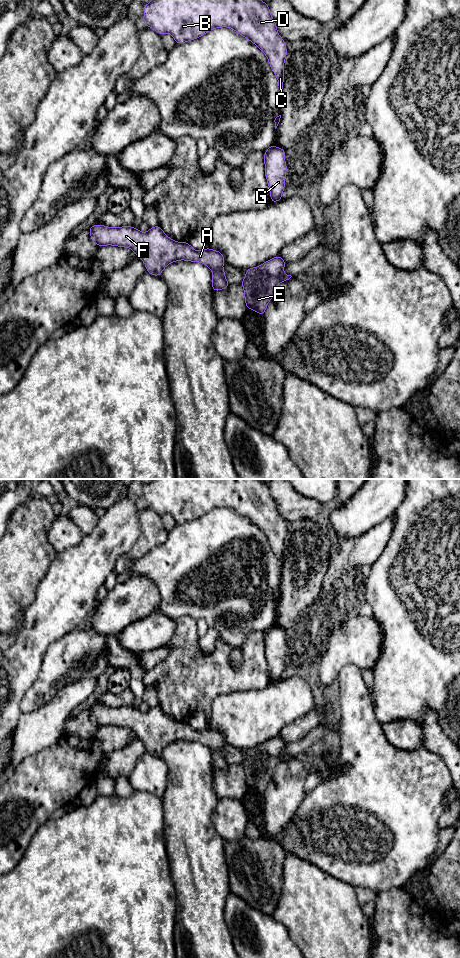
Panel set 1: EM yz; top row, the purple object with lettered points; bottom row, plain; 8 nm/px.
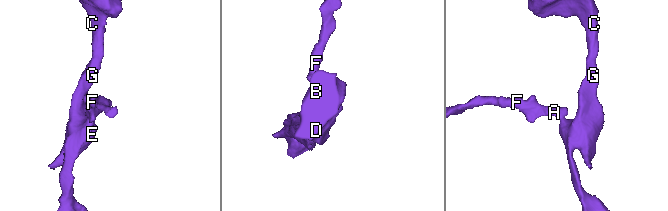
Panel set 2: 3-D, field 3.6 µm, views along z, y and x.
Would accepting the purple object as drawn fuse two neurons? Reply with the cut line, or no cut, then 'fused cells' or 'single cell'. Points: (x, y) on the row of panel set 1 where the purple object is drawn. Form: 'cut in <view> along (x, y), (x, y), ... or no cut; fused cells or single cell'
cut in yz along (221, 266), (213, 272); fused cells

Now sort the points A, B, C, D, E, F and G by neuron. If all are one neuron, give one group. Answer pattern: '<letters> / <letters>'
A F / B C D E G

